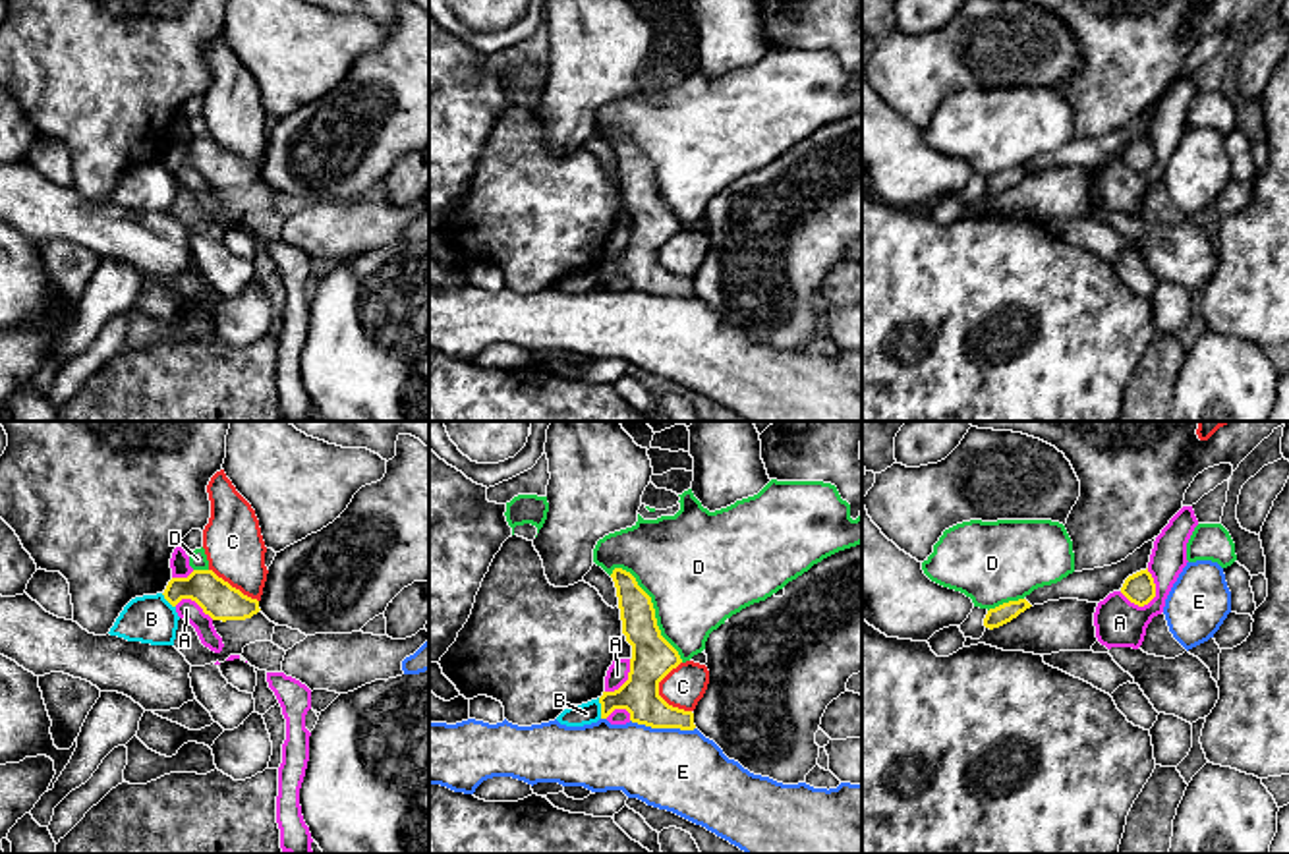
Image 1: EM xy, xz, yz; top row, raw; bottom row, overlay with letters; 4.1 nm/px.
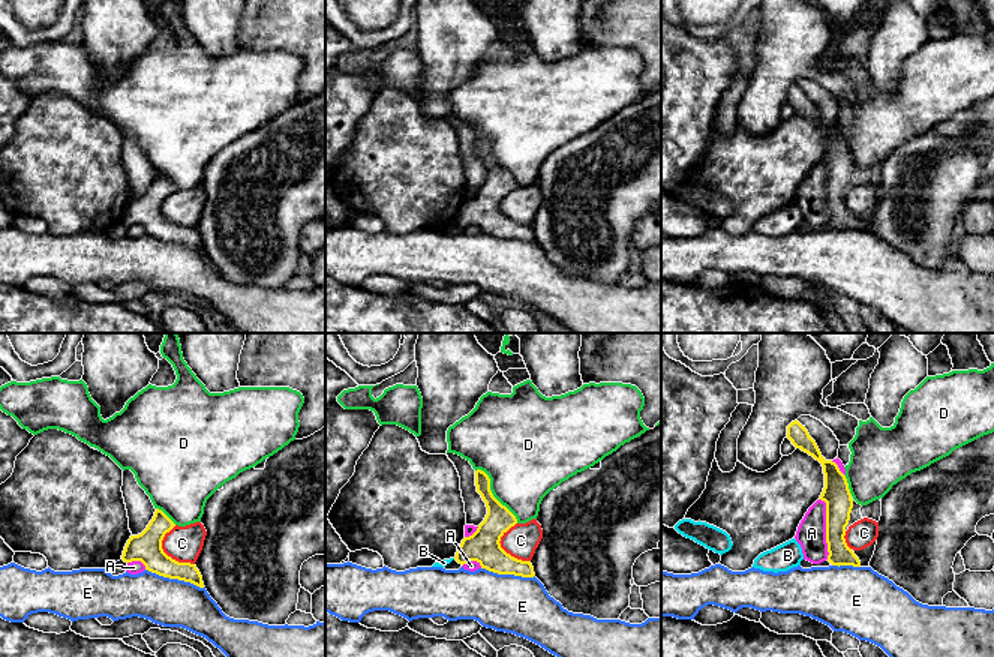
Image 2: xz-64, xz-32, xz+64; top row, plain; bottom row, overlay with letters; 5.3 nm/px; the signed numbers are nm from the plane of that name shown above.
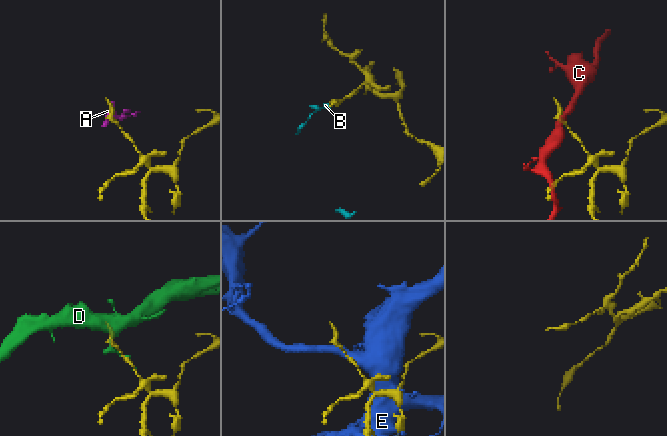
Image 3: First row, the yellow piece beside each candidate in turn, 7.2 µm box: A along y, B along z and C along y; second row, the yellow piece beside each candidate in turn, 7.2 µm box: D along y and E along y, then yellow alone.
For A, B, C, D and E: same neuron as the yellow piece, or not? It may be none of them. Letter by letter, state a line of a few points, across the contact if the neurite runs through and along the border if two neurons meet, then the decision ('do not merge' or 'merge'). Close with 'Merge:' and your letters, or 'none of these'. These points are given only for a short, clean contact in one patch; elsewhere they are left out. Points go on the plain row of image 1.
A: do not merge
B: line xz (598, 265), (601, 284); do not merge
C: do not merge
D: do not merge
E: do not merge
Merge: none of these

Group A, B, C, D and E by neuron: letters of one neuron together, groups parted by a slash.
A E / B / C / D

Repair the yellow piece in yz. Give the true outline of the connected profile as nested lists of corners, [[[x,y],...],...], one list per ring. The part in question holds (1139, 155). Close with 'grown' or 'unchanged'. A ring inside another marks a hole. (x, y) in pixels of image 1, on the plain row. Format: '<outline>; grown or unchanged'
[[[1148,135],[1129,143],[1121,160],[1138,174],[1148,172],[1156,164],[1156,151]]]; unchanged

